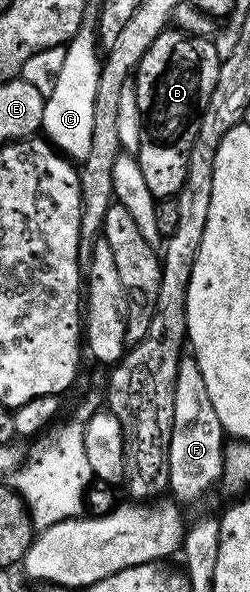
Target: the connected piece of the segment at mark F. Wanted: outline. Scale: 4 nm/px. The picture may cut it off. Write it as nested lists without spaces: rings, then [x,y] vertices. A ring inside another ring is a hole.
[[[191,354],[182,355],[177,367],[172,434],[169,437],[167,458],[168,489],[178,501],[197,500],[220,483],[222,468],[225,465],[224,445],[225,431],[219,422],[219,416],[215,413],[210,395],[207,394],[206,383],[203,382],[198,362]]]

